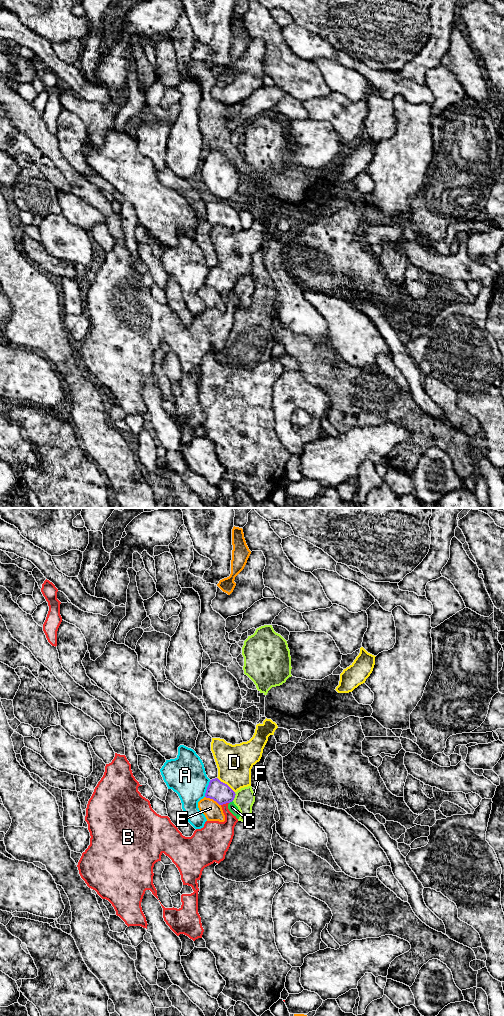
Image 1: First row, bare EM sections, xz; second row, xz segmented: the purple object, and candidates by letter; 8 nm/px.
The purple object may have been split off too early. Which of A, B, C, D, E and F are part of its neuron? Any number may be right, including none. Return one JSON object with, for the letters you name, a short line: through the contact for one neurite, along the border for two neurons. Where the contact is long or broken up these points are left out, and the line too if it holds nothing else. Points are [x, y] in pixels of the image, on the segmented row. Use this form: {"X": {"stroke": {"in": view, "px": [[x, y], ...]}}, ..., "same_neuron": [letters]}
{"D": {"stroke": {"in": "xz", "px": [[220, 792], [226, 784], [234, 773], [234, 762]]}}, "same_neuron": ["D"]}

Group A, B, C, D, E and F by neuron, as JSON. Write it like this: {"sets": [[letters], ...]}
{"sets": [["A"], ["B"], ["C"], ["D"], ["E"], ["F"]]}

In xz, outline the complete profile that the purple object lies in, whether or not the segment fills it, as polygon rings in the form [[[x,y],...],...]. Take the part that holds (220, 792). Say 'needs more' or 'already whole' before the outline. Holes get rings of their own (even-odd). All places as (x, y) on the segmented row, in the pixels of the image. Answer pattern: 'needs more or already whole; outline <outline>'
needs more; outline [[[271,719],[257,724],[253,737],[240,744],[232,745],[224,739],[212,738],[213,753],[218,777],[210,780],[205,797],[219,805],[230,803],[241,788],[251,786],[251,769],[260,761],[270,735],[278,728]]]

